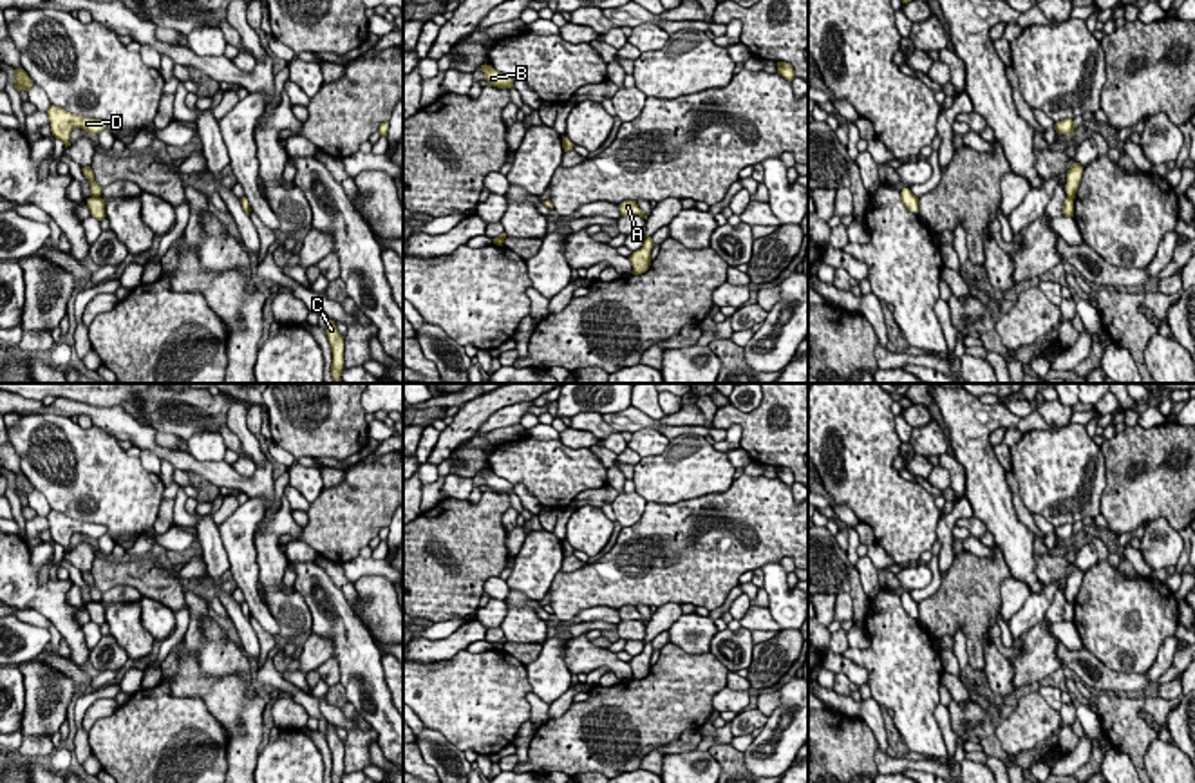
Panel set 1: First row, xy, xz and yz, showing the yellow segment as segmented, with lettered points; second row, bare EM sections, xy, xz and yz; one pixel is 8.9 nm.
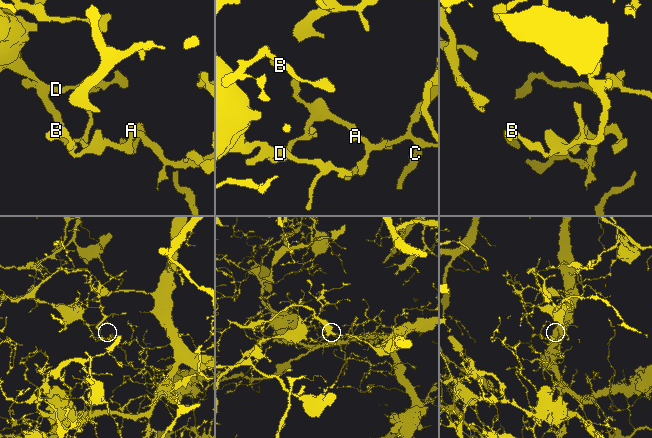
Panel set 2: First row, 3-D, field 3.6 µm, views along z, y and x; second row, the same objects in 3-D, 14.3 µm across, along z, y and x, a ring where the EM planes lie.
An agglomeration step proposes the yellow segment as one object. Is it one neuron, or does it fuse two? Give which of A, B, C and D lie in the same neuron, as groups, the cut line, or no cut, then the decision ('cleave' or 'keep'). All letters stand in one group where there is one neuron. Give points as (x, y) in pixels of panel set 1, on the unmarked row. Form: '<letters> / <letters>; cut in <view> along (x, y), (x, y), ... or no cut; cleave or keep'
A B C / D; cut in xy along (93, 601), (98, 603); cleave

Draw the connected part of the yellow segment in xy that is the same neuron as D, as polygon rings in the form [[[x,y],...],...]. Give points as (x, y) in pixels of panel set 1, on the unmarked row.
[[[54,510],[47,514],[47,521],[51,526],[52,541],[60,544],[65,550],[65,553],[71,552],[69,544],[74,533],[83,533],[92,541],[107,533],[107,526],[103,524],[76,521]]]

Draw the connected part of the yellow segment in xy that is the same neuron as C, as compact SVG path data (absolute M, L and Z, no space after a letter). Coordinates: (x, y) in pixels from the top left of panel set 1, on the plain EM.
M327 725L325 740L333 756L331 781L340 783L343 774L343 741L338 738L334 725Z

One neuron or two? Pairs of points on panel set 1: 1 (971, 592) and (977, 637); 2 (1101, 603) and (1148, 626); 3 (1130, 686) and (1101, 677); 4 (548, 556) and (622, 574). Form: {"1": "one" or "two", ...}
{"1": "one", "2": "one", "3": "one", "4": "two"}

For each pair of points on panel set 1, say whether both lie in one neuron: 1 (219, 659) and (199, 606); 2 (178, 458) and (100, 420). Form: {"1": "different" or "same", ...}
{"1": "same", "2": "same"}

